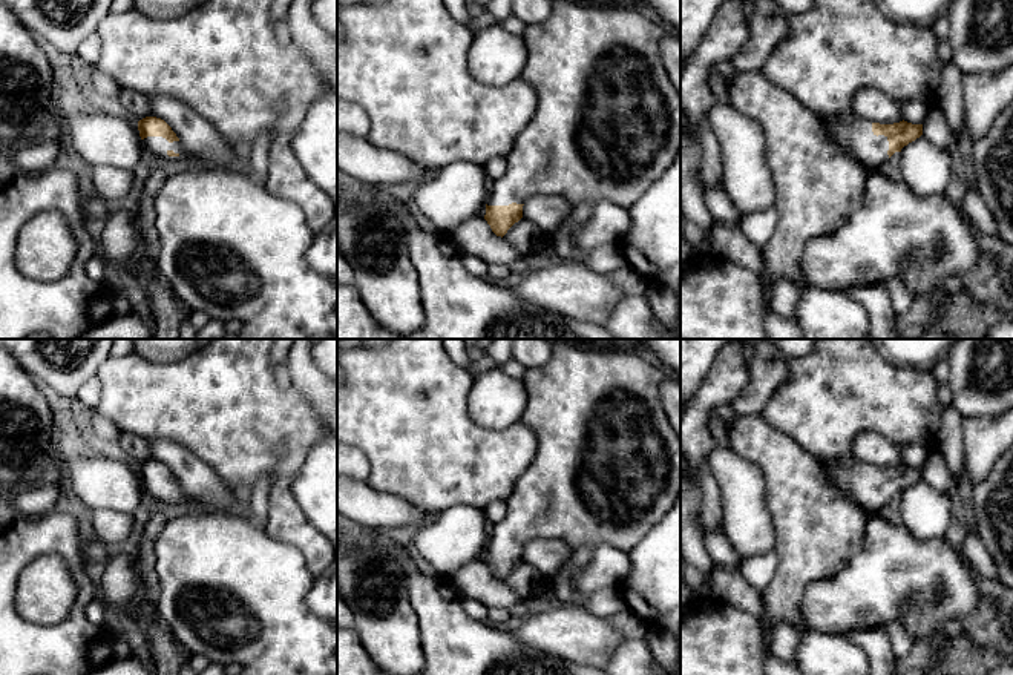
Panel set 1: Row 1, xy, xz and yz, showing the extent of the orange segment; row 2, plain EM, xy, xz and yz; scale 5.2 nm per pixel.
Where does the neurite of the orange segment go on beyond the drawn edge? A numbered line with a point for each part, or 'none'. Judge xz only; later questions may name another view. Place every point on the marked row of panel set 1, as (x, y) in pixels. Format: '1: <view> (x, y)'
1: xz (607, 126)

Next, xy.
1: xy (157, 144)

